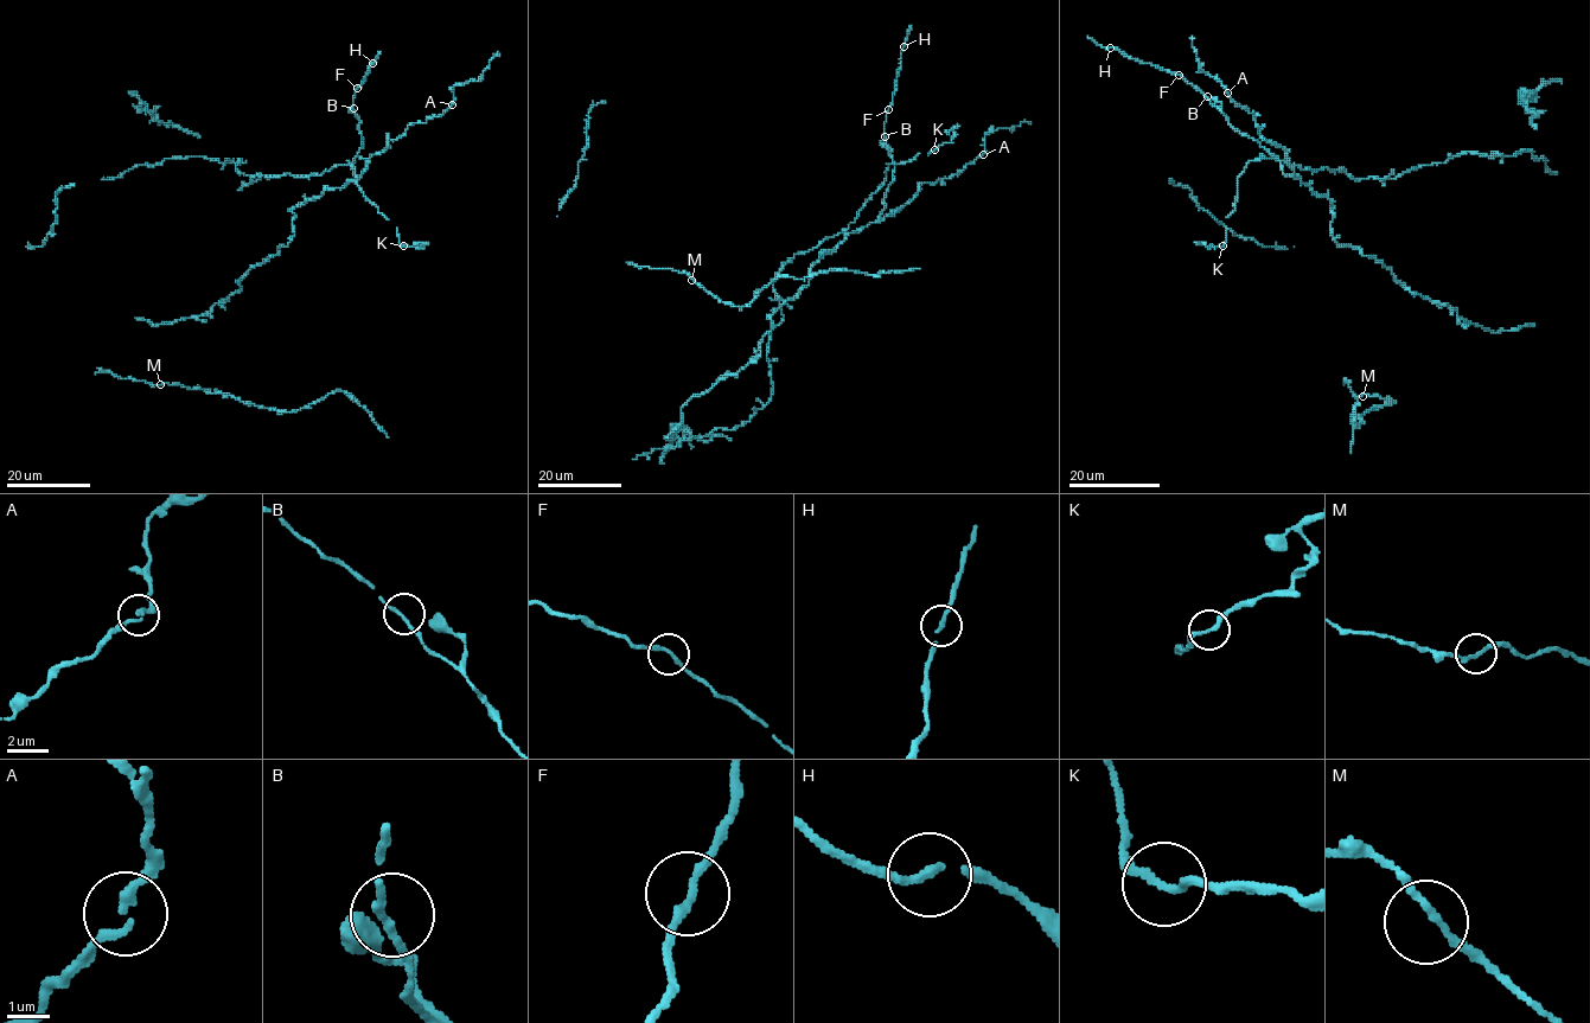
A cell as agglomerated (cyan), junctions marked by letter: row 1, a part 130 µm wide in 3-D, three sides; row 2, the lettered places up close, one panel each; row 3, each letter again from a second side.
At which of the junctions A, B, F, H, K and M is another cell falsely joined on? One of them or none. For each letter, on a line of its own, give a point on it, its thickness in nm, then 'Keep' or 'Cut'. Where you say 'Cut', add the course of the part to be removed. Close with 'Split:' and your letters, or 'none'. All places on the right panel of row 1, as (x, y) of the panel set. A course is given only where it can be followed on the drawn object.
A: Place: (1227, 93). Thickness 180 nm. Keep
B: Place: (1207, 96). Thickness 170 nm. Keep
F: Place: (1179, 75). Thickness 180 nm. Keep
H: Place: (1110, 48). Thickness 180 nm. Keep
K: Place: (1223, 245). Thickness 180 nm. Keep
M: Place: (1362, 396). Thickness 170 nm. Keep
Split: none

